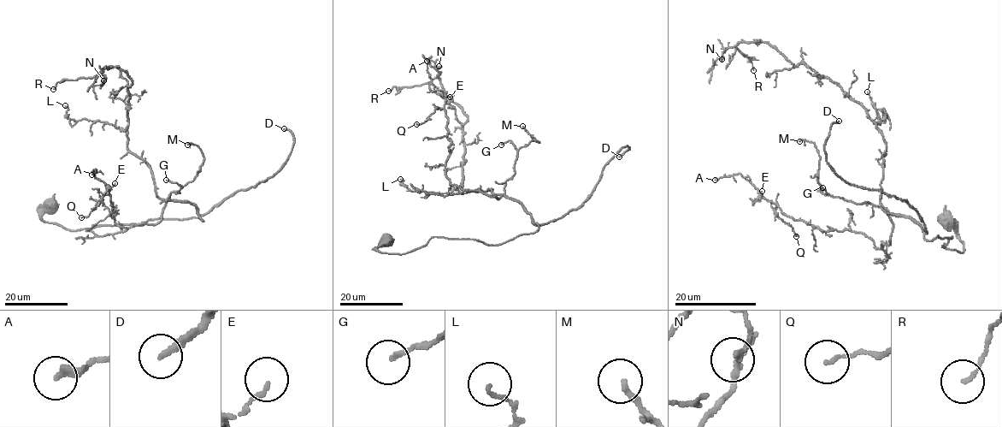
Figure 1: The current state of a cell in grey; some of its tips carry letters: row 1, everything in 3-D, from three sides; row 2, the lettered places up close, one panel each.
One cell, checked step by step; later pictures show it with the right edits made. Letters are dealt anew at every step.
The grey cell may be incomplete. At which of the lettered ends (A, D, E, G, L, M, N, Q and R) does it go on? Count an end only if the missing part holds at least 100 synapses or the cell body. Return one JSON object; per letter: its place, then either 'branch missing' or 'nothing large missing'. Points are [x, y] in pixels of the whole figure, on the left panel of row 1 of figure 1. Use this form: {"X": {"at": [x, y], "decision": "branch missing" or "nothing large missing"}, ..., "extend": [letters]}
{"A": {"at": [91, 174], "decision": "nothing large missing"}, "D": {"at": [284, 128], "decision": "branch missing"}, "E": {"at": [114, 183], "decision": "nothing large missing"}, "G": {"at": [166, 180], "decision": "nothing large missing"}, "L": {"at": [65, 105], "decision": "nothing large missing"}, "M": {"at": [187, 145], "decision": "nothing large missing"}, "N": {"at": [103, 80], "decision": "nothing large missing"}, "Q": {"at": [81, 217], "decision": "nothing large missing"}, "R": {"at": [53, 89], "decision": "nothing large missing"}, "extend": ["D"]}

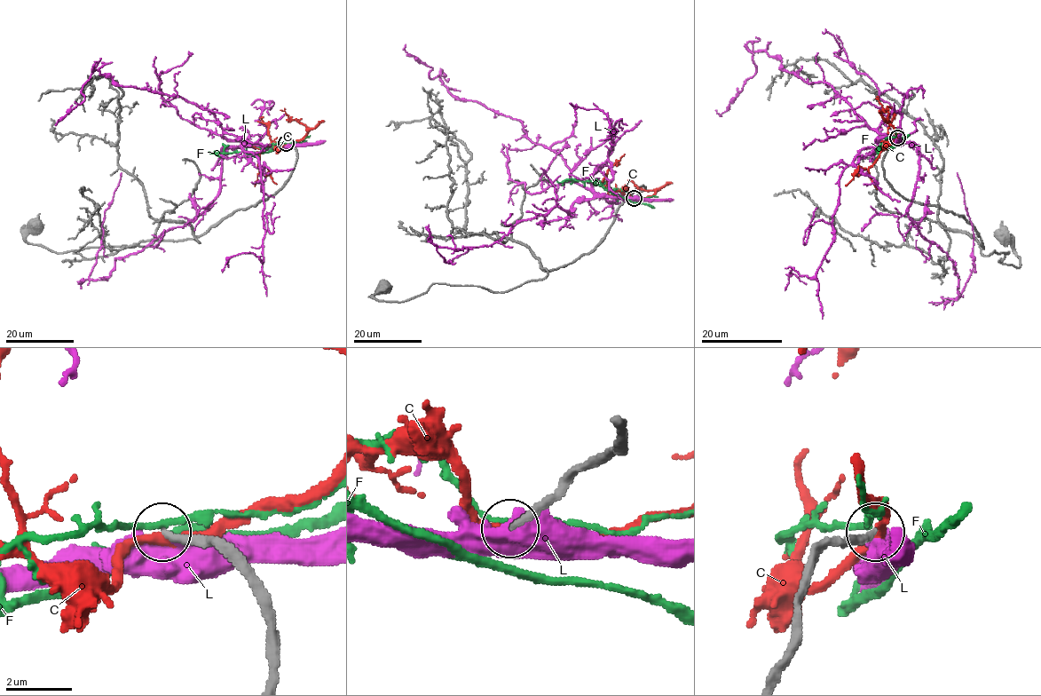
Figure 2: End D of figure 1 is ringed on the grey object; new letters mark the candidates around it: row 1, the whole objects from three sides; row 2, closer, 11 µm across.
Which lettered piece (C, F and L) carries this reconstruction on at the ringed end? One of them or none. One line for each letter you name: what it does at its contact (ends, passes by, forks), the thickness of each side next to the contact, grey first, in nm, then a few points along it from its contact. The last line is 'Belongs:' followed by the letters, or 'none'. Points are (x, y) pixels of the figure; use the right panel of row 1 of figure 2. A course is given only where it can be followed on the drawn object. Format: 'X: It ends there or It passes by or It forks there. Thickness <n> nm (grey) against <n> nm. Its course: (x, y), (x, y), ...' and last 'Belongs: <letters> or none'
Belongs: none

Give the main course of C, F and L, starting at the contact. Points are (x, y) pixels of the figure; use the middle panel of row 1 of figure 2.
C: (634, 197), (631, 197), (629, 192), (611, 190), (608, 185), (608, 170), (625, 154)
F: (634, 197), (624, 188), (611, 192), (589, 180), (556, 180)
L: (635, 196), (579, 198), (570, 216), (554, 207), (520, 220), (489, 246), (437, 251), (450, 263), (469, 249)

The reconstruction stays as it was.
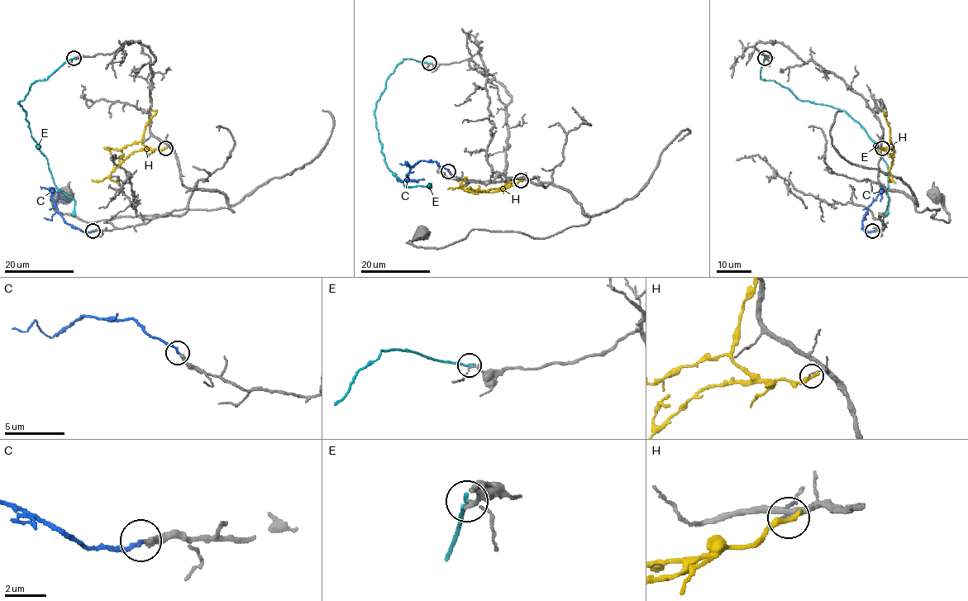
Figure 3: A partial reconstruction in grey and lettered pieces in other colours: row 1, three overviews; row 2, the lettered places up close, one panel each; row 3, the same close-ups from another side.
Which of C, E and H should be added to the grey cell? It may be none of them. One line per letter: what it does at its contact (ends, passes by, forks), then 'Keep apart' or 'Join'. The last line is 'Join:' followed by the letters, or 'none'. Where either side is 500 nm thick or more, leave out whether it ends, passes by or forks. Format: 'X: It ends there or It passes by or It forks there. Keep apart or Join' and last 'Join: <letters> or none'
C: It ends there. Join
E: It ends there. Keep apart
H: It ends there. Keep apart
Join: C

